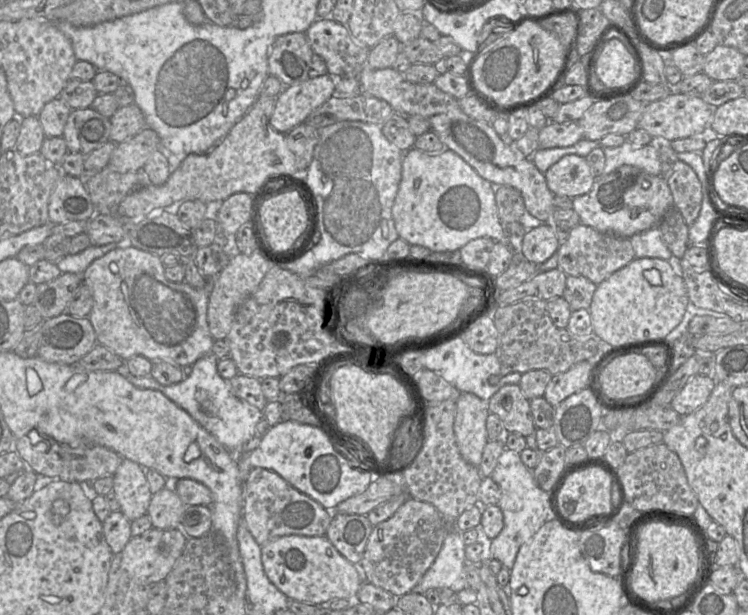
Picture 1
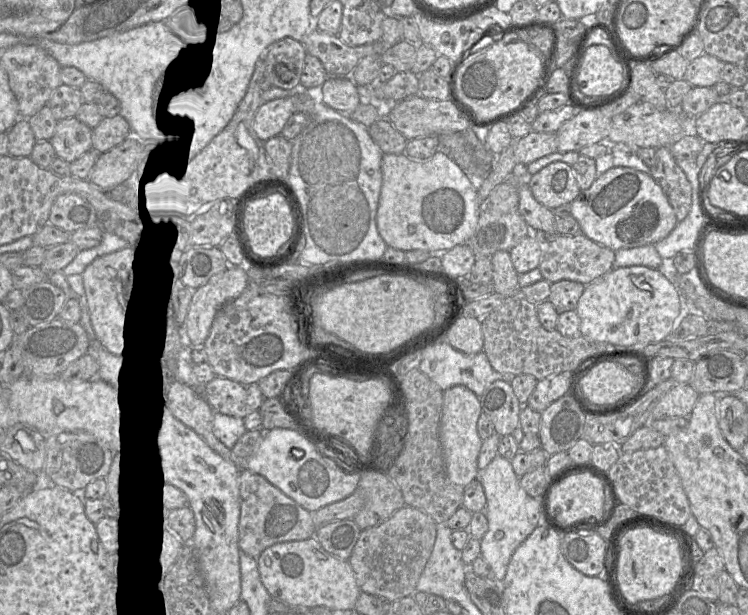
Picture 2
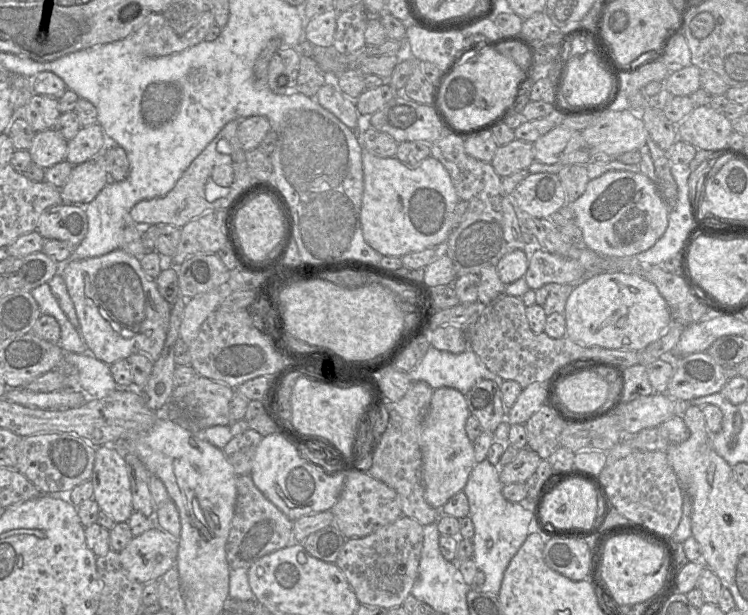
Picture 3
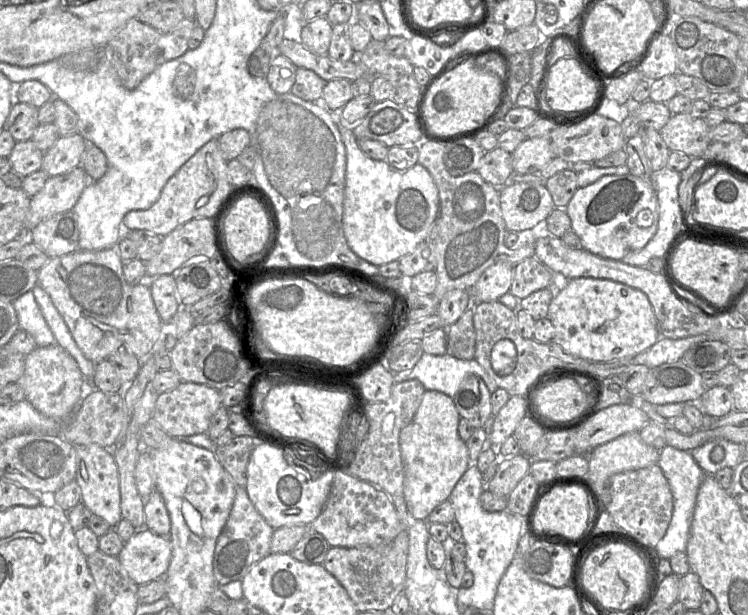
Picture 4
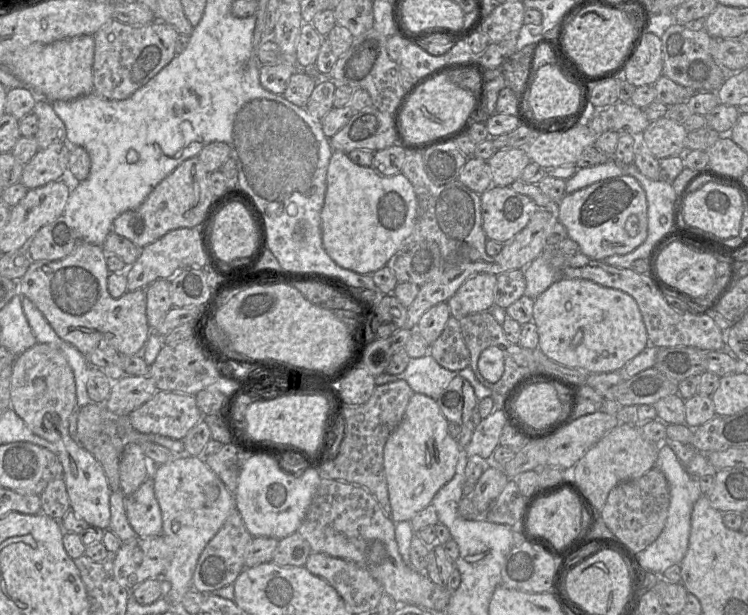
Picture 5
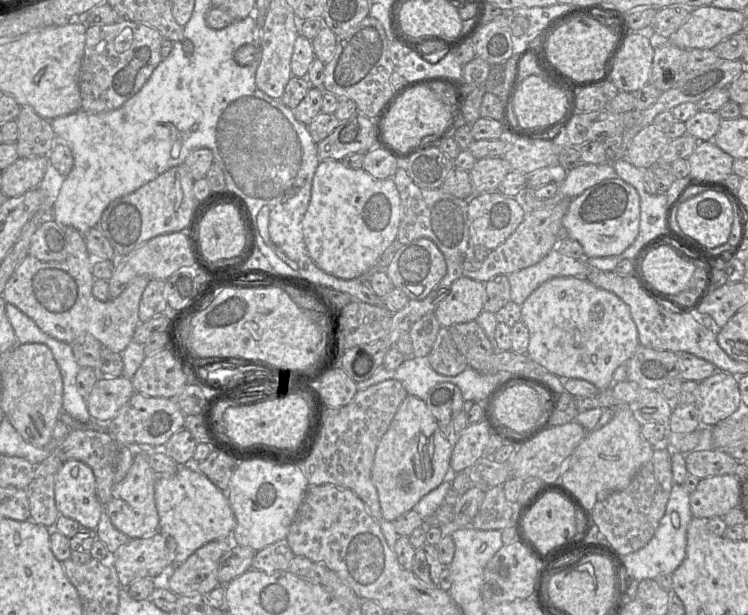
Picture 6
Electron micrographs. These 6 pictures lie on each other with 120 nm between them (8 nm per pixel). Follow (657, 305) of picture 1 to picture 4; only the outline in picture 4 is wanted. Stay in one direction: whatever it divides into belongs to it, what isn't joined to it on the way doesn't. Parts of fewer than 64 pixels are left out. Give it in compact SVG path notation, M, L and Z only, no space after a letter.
M582 277L568 280L563 289L555 291L546 318L555 328L552 342L569 354L594 362L609 362L639 355L652 347L661 337L657 319L646 294L609 279Z

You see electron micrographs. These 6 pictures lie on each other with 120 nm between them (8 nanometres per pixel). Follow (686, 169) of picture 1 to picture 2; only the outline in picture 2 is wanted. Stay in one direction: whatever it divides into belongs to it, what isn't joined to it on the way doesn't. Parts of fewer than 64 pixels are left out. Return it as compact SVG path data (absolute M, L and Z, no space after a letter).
M669 146L656 148L655 164L650 167L649 174L661 186L677 222L684 220L692 206L692 188Z

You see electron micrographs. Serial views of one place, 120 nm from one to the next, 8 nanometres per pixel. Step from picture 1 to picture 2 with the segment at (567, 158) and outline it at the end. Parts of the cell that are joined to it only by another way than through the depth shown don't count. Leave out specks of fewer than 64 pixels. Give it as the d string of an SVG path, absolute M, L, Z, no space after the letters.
M555 161L529 177L528 185L534 198L553 210L571 204L582 192L571 165Z

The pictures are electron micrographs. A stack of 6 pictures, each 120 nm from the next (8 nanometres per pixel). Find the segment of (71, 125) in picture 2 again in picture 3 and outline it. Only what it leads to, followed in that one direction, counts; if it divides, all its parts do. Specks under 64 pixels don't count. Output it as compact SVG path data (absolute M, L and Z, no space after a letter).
M50 128L36 133L28 151L35 164L48 168L66 160L68 141Z

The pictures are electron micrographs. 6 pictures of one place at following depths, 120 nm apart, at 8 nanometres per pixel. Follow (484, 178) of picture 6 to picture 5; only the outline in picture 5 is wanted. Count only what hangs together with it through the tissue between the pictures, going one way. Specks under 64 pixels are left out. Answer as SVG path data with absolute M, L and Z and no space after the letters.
M522 148L498 150L487 160L493 186L511 186L520 178L524 168L531 163L527 153Z

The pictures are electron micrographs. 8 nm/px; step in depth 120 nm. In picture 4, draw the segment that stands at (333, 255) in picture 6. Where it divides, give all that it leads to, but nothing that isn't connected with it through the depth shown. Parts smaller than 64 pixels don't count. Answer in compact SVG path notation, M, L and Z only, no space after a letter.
M339 112L332 115L346 149L342 224L347 244L373 265L397 261L428 237L439 212L438 188L429 171L419 163L407 170L397 170L386 160L366 156L351 127L339 126Z

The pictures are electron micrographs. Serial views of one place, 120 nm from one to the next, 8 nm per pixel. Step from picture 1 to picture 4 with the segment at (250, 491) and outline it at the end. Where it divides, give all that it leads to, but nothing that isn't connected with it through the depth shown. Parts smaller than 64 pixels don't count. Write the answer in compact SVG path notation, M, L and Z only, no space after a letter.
M238 486L229 518L222 529L214 550L213 573L218 587L242 580L249 569L270 554L274 529L264 520L251 502L245 486Z

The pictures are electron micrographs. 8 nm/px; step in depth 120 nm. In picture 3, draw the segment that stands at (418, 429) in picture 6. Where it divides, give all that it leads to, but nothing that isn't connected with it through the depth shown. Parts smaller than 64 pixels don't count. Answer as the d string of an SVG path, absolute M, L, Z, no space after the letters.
M453 388L434 390L420 432L420 449L424 498L435 509L441 509L450 498L463 491L476 464L473 442L465 430L470 415L464 394Z

